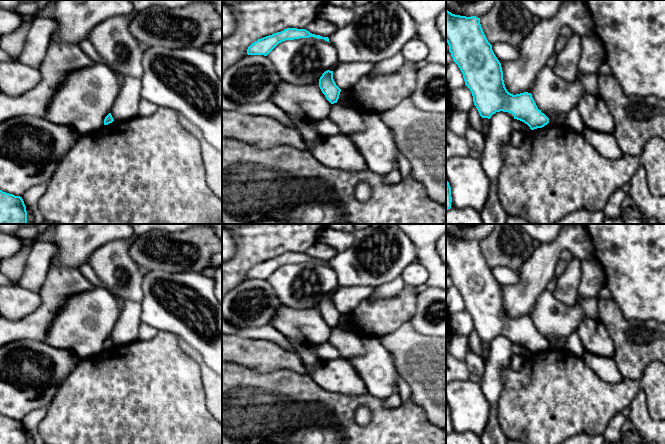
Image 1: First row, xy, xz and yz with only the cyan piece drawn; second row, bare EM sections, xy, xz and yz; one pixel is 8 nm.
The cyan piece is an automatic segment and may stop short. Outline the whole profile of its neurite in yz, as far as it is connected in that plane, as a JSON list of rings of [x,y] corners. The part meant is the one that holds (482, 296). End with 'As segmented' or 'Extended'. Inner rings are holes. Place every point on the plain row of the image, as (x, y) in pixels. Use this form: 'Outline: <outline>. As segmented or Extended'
Outline: [[[446,232],[446,266],[453,285],[460,292],[465,309],[470,313],[473,326],[482,342],[490,343],[496,336],[512,337],[514,343],[527,348],[531,354],[542,352],[549,342],[538,333],[531,317],[513,319],[505,311],[501,287],[495,280],[476,240],[455,239]]]. As segmented

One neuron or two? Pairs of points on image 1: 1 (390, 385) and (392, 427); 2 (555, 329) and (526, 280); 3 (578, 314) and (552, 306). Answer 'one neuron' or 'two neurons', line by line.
1: two neurons
2: two neurons
3: one neuron

